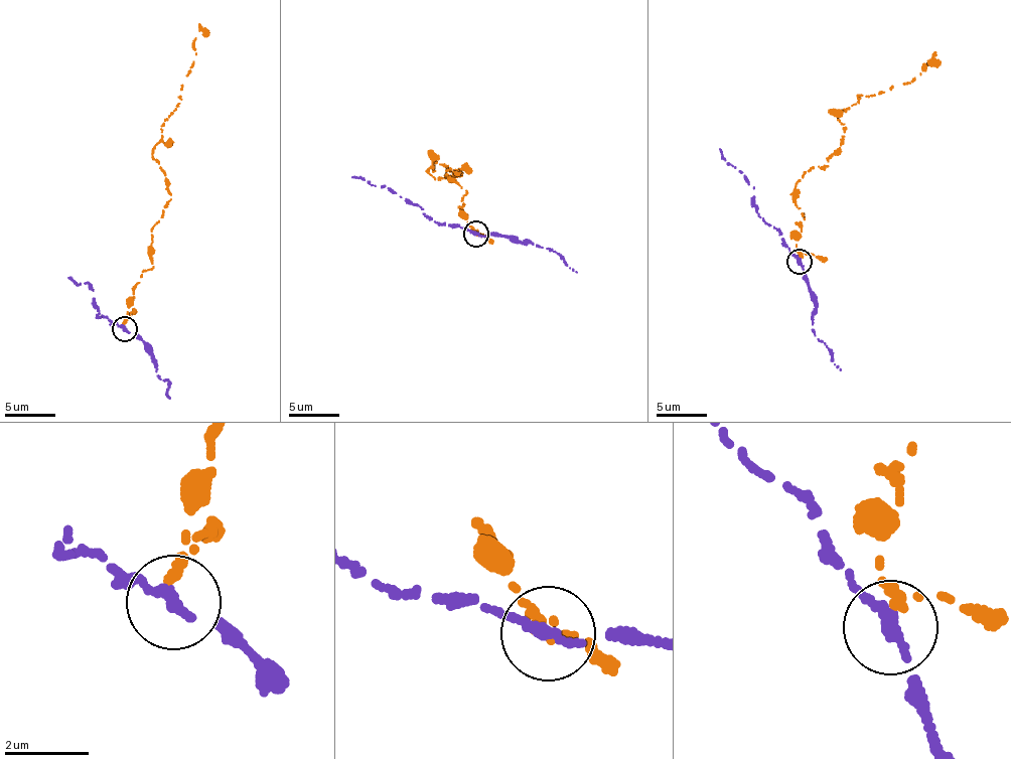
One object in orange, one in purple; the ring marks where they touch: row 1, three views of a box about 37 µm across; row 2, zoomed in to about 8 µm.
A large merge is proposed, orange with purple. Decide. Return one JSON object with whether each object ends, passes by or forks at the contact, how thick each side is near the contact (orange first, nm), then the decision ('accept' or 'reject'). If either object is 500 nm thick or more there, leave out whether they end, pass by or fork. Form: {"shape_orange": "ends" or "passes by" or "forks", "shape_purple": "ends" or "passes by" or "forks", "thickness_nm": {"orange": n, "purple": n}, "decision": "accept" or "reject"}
{"shape_orange": "ends", "shape_purple": "passes by", "thickness_nm": {"orange": 190, "purple": 280}, "decision": "reject"}

